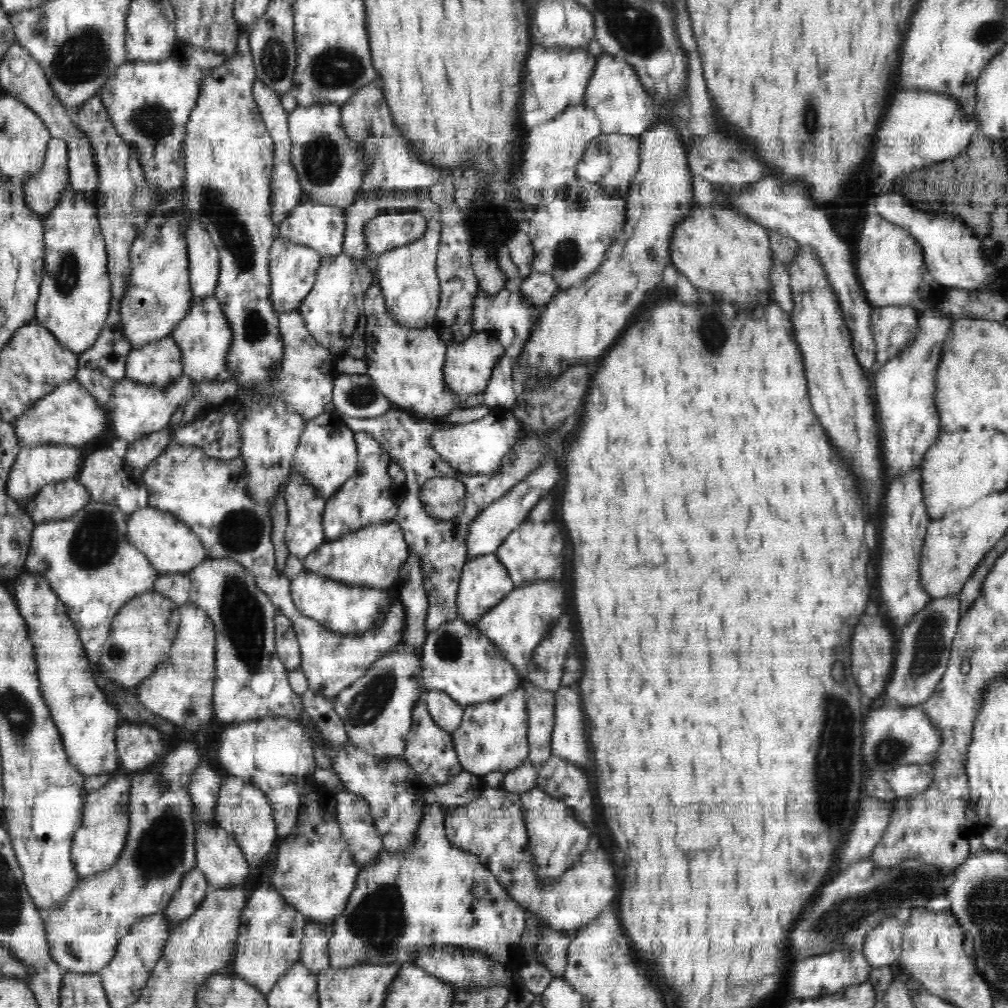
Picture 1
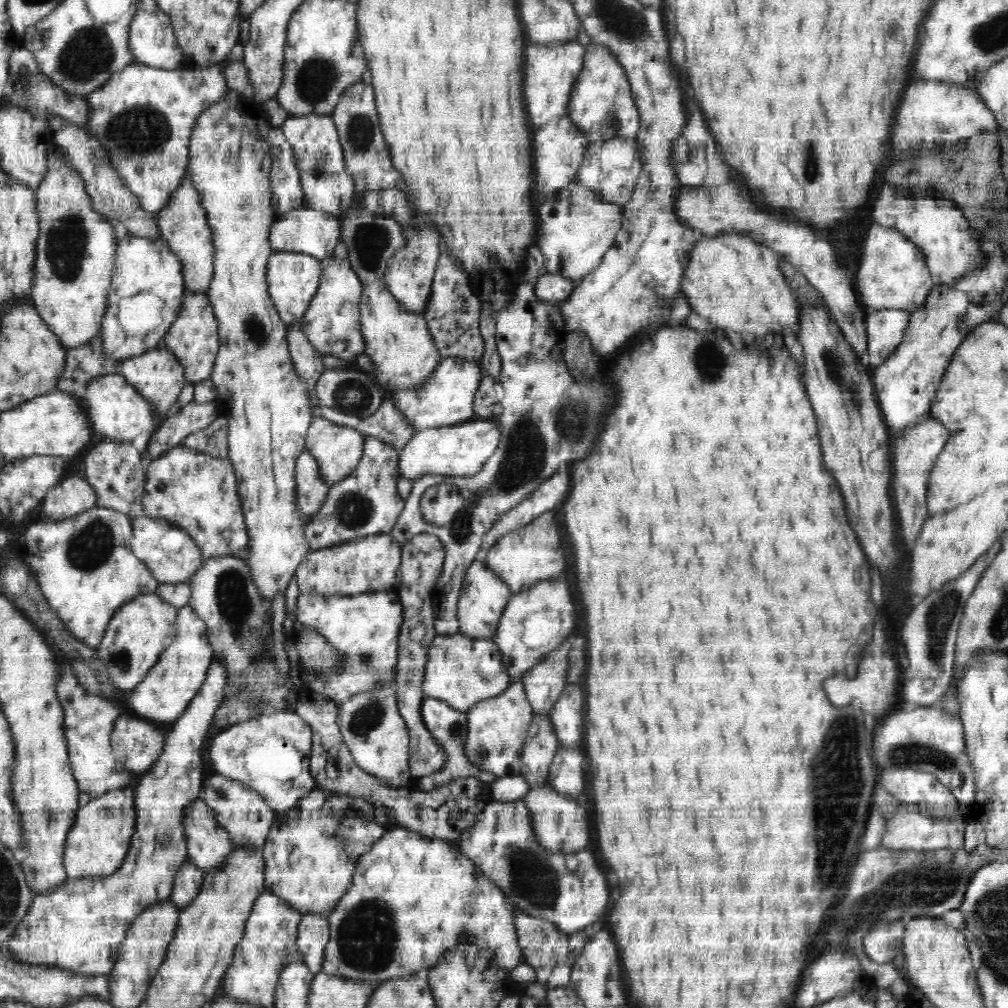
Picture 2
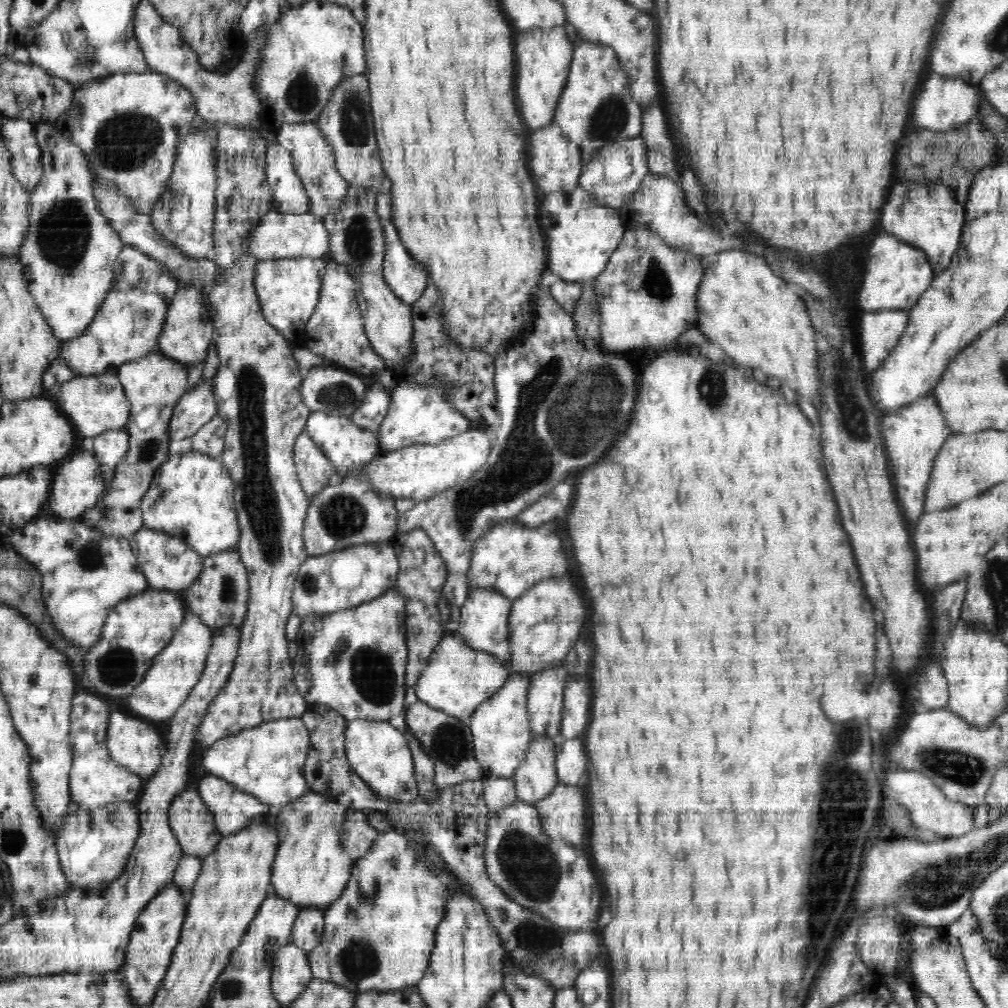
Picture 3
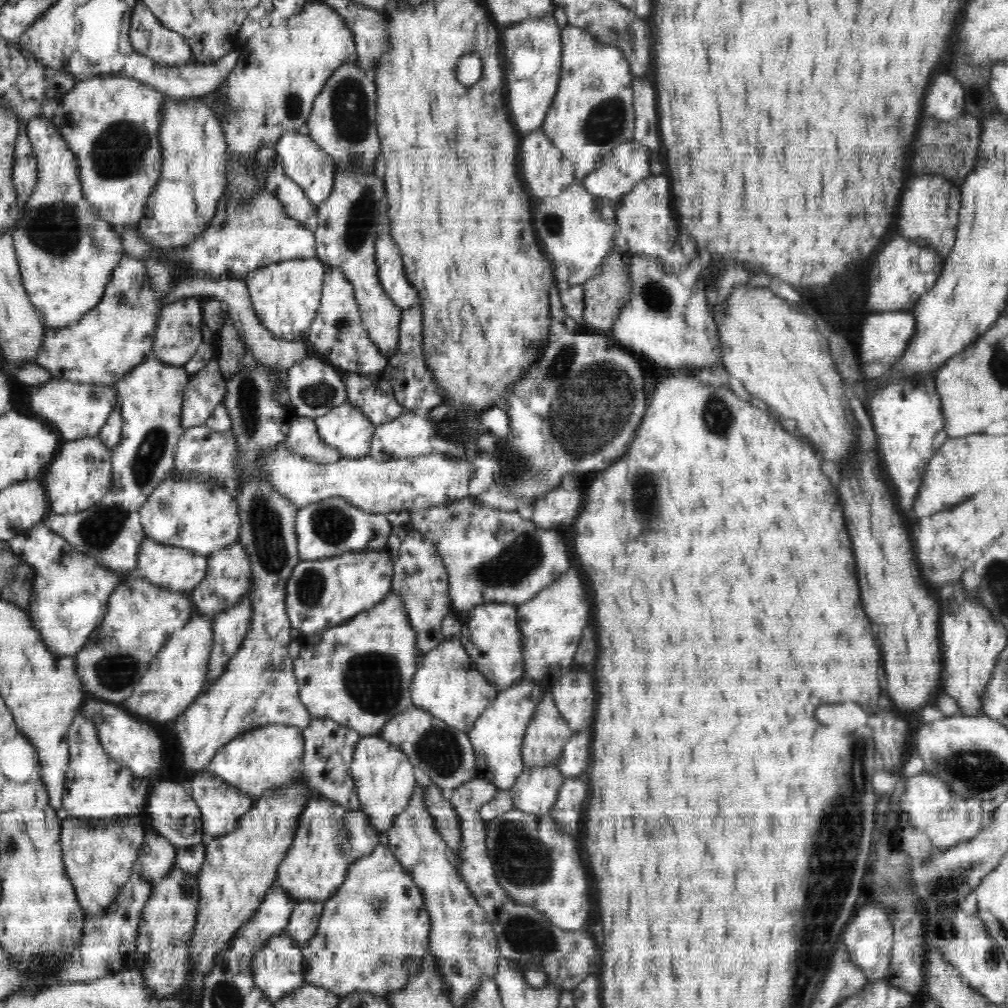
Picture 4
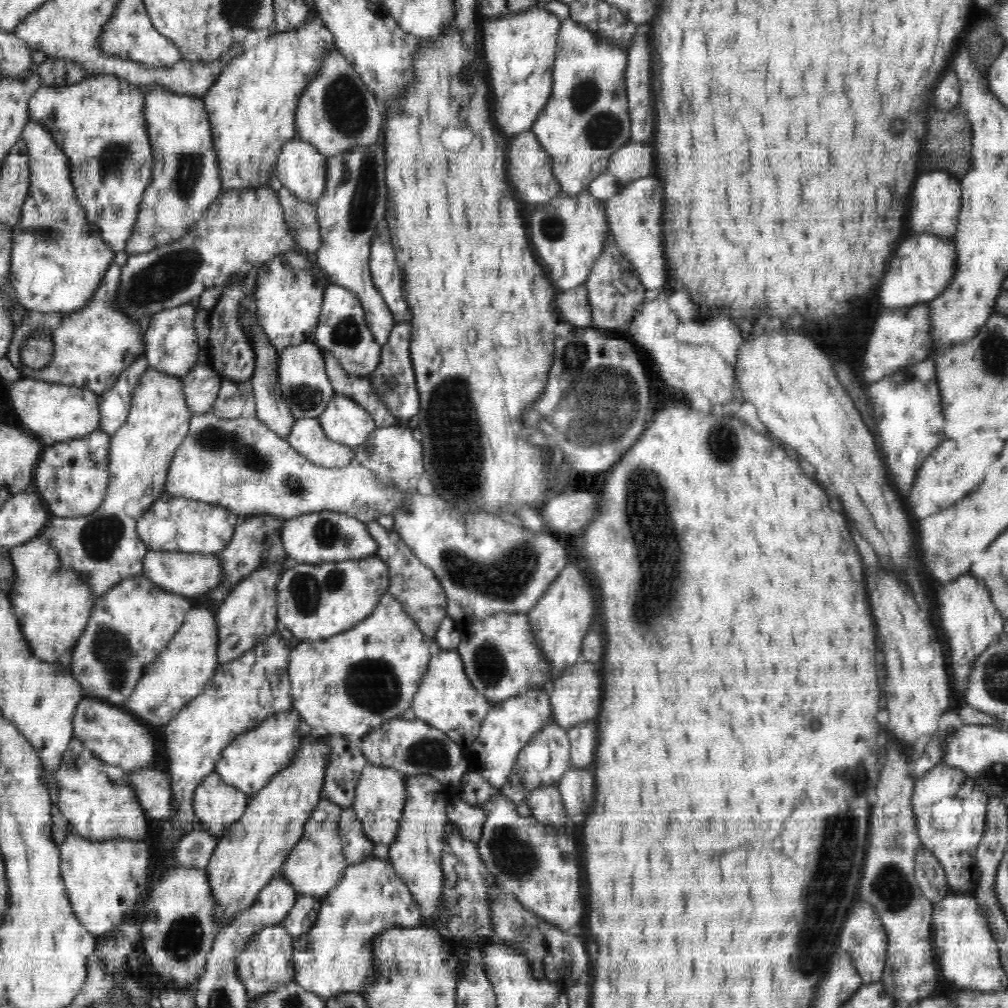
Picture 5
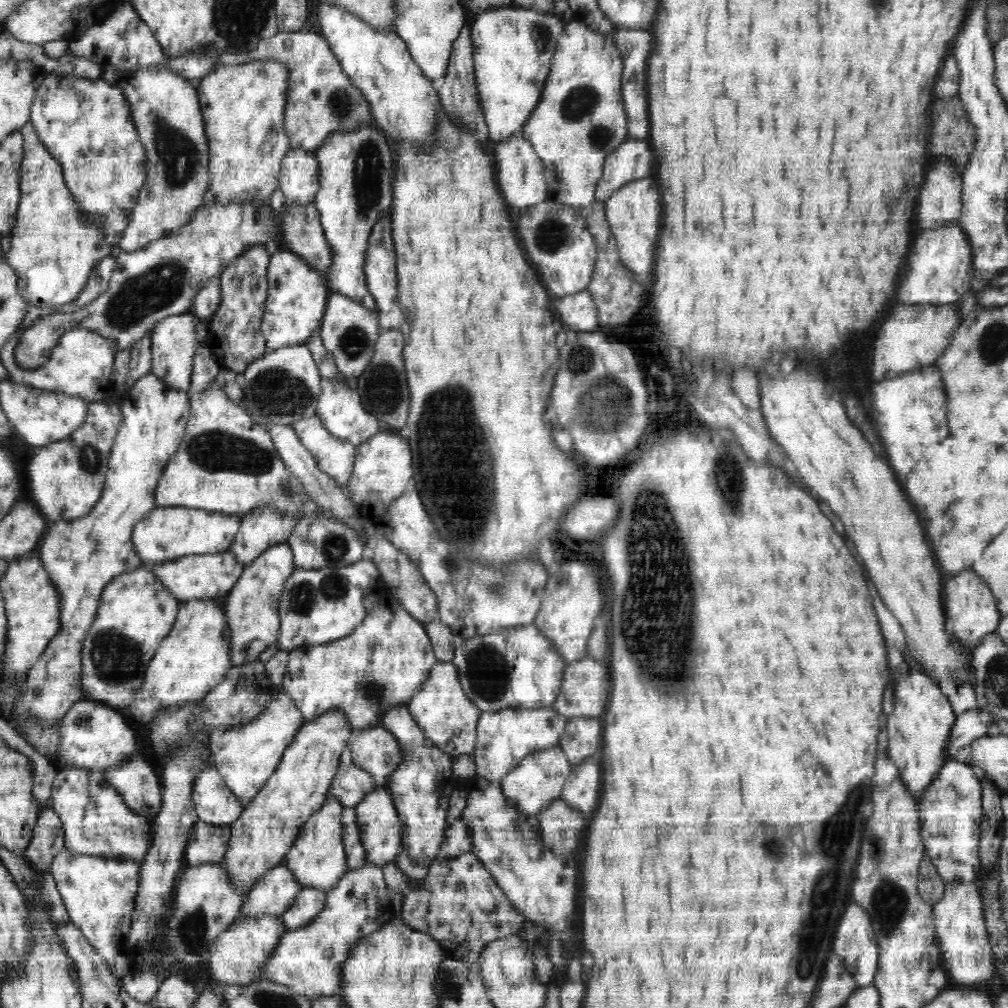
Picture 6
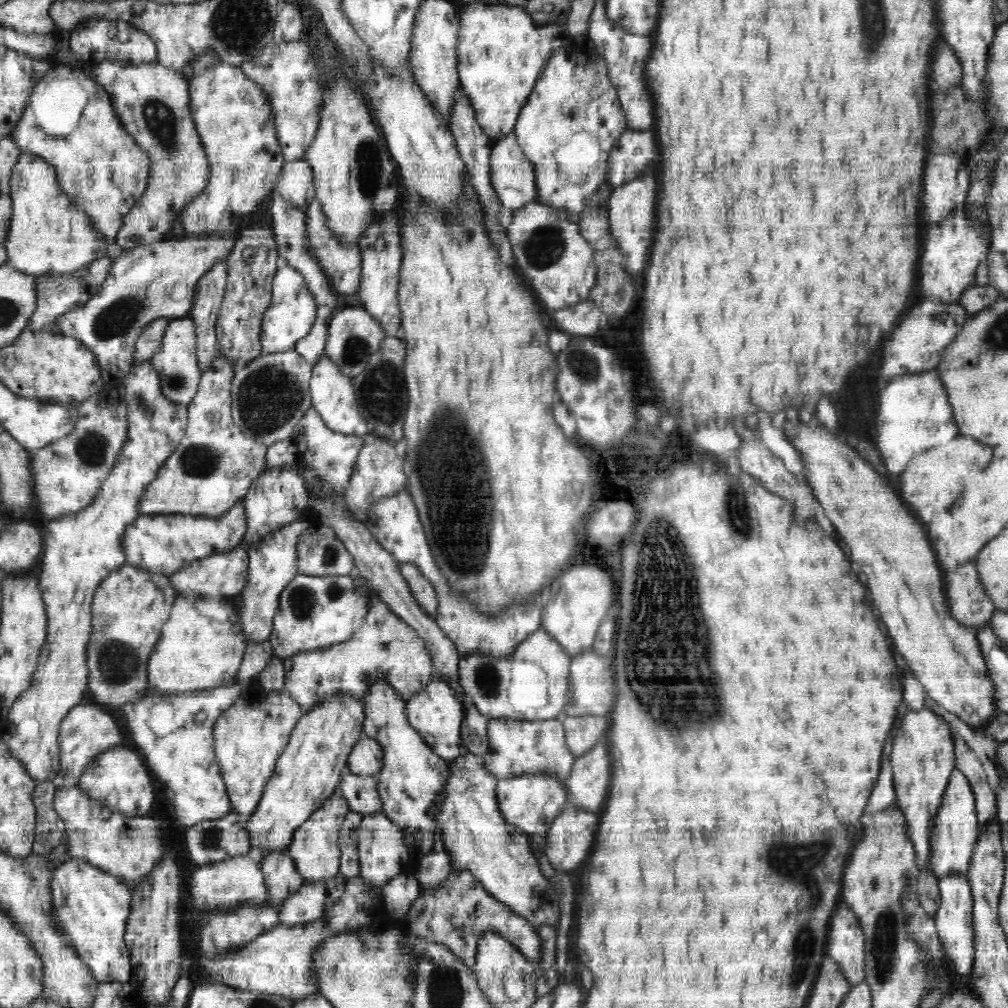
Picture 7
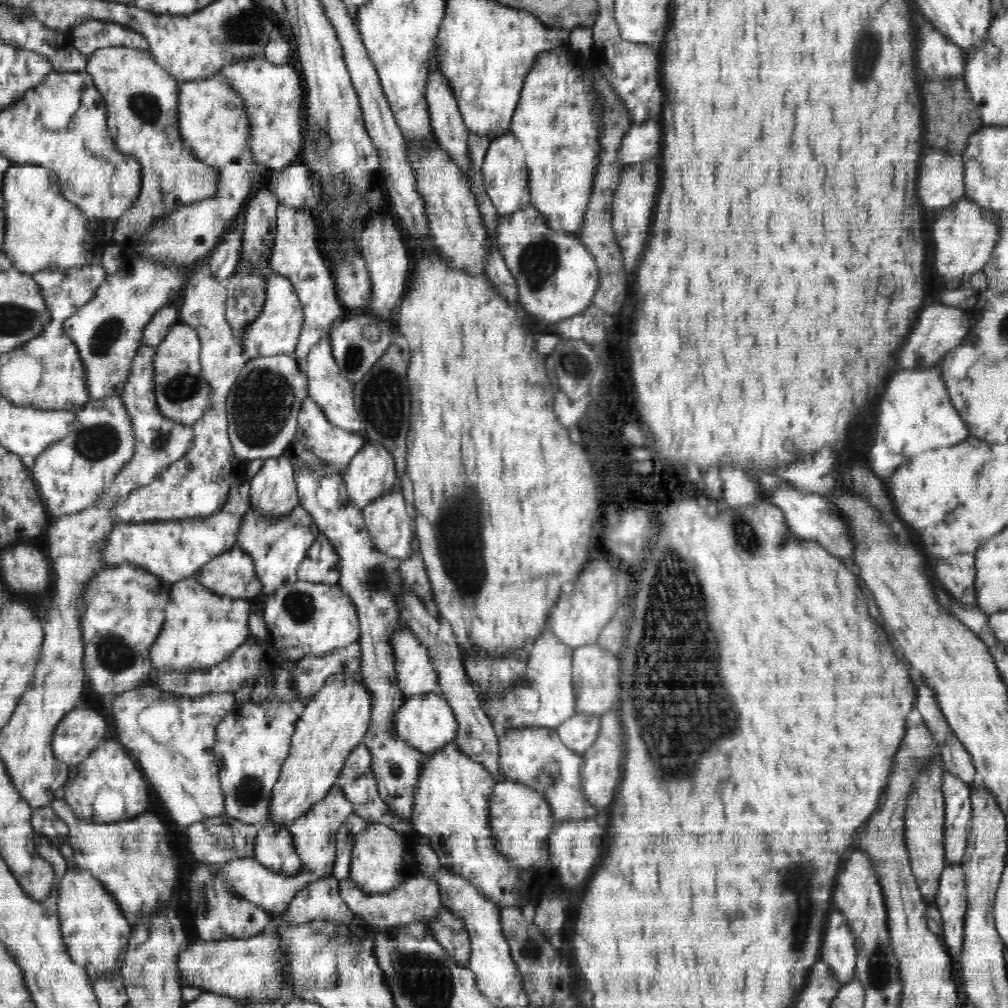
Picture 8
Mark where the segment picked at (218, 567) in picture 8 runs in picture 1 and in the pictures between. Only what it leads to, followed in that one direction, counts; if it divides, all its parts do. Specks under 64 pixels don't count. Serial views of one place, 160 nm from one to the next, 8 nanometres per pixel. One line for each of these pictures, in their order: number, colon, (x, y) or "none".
1: (169, 544)
2: (171, 554)
3: (168, 563)
4: (169, 567)
5: (189, 574)
6: (197, 576)
7: (225, 574)

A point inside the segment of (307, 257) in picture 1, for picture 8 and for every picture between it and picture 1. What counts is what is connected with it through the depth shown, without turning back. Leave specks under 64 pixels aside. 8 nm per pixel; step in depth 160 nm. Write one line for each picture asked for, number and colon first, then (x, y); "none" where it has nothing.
2: (293, 278)
3: (288, 289)
4: (286, 295)
5: (288, 291)
6: (297, 299)
7: (292, 313)
8: (276, 330)

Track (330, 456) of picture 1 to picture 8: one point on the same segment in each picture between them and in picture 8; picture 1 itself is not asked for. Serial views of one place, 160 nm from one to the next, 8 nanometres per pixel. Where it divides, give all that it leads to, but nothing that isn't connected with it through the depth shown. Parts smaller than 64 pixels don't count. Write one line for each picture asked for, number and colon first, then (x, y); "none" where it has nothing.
2: (338, 449)
3: (347, 445)
4: (344, 427)
5: (343, 420)
6: (339, 406)
7: (332, 395)
8: (334, 394)

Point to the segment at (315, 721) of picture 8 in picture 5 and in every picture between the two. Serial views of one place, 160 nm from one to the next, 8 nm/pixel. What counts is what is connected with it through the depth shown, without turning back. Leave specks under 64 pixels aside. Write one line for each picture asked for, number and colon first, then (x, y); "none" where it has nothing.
5: (253, 850)
6: (260, 838)
7: (308, 772)

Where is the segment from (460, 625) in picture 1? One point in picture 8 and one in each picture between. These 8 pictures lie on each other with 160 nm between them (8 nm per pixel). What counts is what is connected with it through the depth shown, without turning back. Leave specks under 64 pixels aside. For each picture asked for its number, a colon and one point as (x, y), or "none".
2: (461, 671)
3: (456, 680)
4: (446, 683)
5: (446, 700)
6: (448, 718)
7: (437, 713)
8: (426, 722)

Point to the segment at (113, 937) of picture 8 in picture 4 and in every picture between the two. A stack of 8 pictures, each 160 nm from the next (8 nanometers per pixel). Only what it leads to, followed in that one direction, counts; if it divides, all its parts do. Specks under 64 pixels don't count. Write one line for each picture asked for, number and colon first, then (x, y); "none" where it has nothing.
4: (98, 857)
5: (103, 879)
6: (99, 893)
7: (92, 906)

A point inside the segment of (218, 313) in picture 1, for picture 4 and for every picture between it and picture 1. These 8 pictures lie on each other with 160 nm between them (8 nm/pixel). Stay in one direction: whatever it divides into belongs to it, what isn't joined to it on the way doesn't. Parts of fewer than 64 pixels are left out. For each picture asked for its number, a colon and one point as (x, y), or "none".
2: (193, 338)
3: (188, 331)
4: (178, 334)

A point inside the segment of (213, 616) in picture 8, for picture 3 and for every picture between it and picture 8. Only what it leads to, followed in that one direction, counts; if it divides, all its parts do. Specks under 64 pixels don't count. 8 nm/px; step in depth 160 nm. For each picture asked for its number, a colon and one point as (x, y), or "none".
3: (175, 671)
4: (176, 676)
5: (182, 670)
6: (194, 656)
7: (201, 646)

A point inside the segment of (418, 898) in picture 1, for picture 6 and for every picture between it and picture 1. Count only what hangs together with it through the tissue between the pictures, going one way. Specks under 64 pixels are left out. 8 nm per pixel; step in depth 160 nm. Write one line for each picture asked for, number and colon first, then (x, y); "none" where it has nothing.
2: (411, 898)
3: (378, 935)
4: (374, 930)
5: (335, 956)
6: (308, 960)

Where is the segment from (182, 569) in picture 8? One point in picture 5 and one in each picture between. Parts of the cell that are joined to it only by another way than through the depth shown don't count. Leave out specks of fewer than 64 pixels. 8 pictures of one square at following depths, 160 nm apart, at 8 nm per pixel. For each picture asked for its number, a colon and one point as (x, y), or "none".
5: (201, 527)
6: (167, 533)
7: (163, 544)

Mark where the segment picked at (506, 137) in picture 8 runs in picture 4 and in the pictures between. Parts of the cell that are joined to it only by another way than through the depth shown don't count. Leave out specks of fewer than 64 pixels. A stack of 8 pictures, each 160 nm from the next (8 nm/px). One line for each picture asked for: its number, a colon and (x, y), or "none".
4: (546, 171)
5: (530, 168)
6: (520, 174)
7: (512, 174)

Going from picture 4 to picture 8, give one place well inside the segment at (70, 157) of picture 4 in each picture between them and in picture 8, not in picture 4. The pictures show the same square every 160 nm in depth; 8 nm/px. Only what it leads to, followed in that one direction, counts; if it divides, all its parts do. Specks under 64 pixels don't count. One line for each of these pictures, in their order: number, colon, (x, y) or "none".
5: (58, 260)
6: (54, 249)
7: (49, 234)
8: (44, 231)

